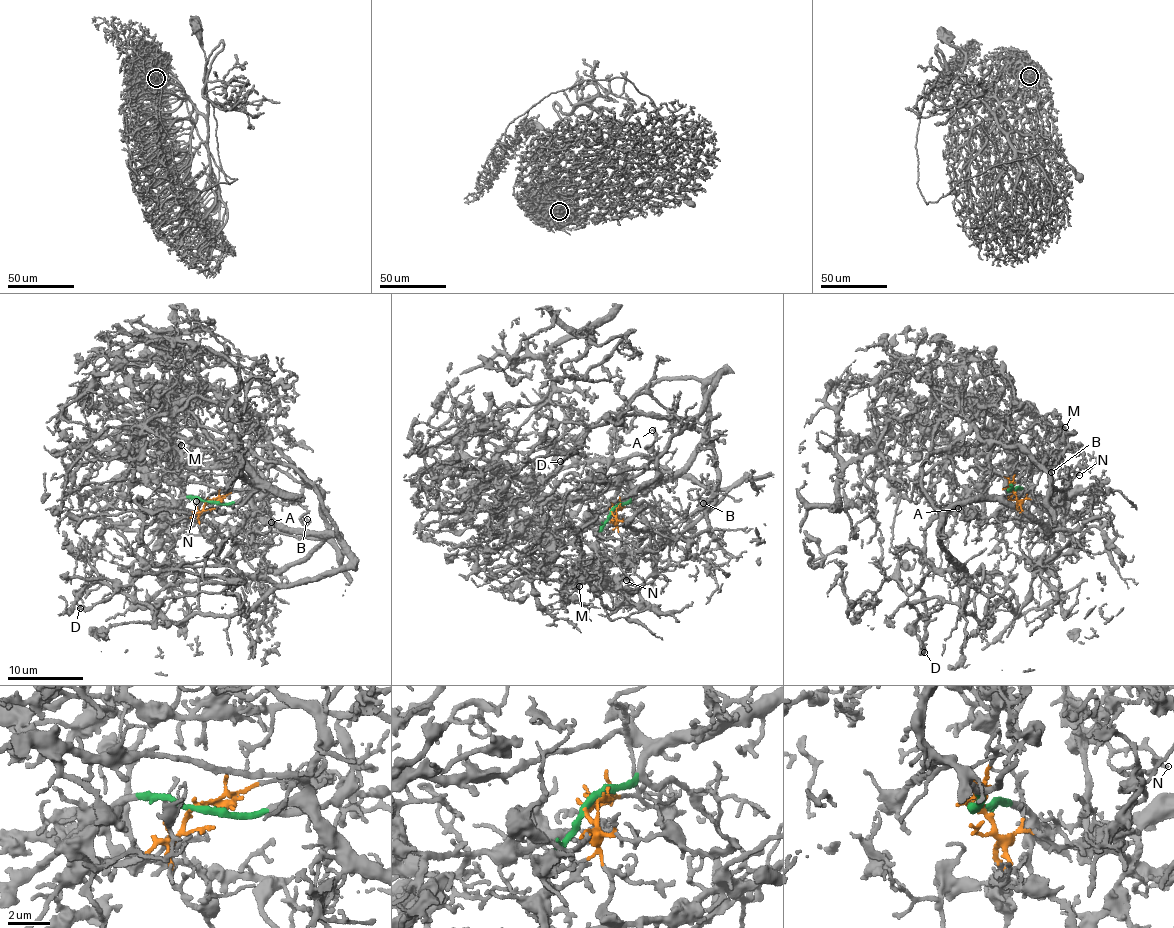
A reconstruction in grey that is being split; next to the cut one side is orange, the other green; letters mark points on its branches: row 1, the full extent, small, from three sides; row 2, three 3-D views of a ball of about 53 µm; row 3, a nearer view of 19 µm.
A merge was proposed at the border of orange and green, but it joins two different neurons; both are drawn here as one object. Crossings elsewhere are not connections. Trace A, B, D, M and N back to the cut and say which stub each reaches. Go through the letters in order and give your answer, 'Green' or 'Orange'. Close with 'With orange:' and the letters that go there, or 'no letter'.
A: Green
B: Orange
D: Green
M: Orange
N: Orange
With orange: B, M, N

